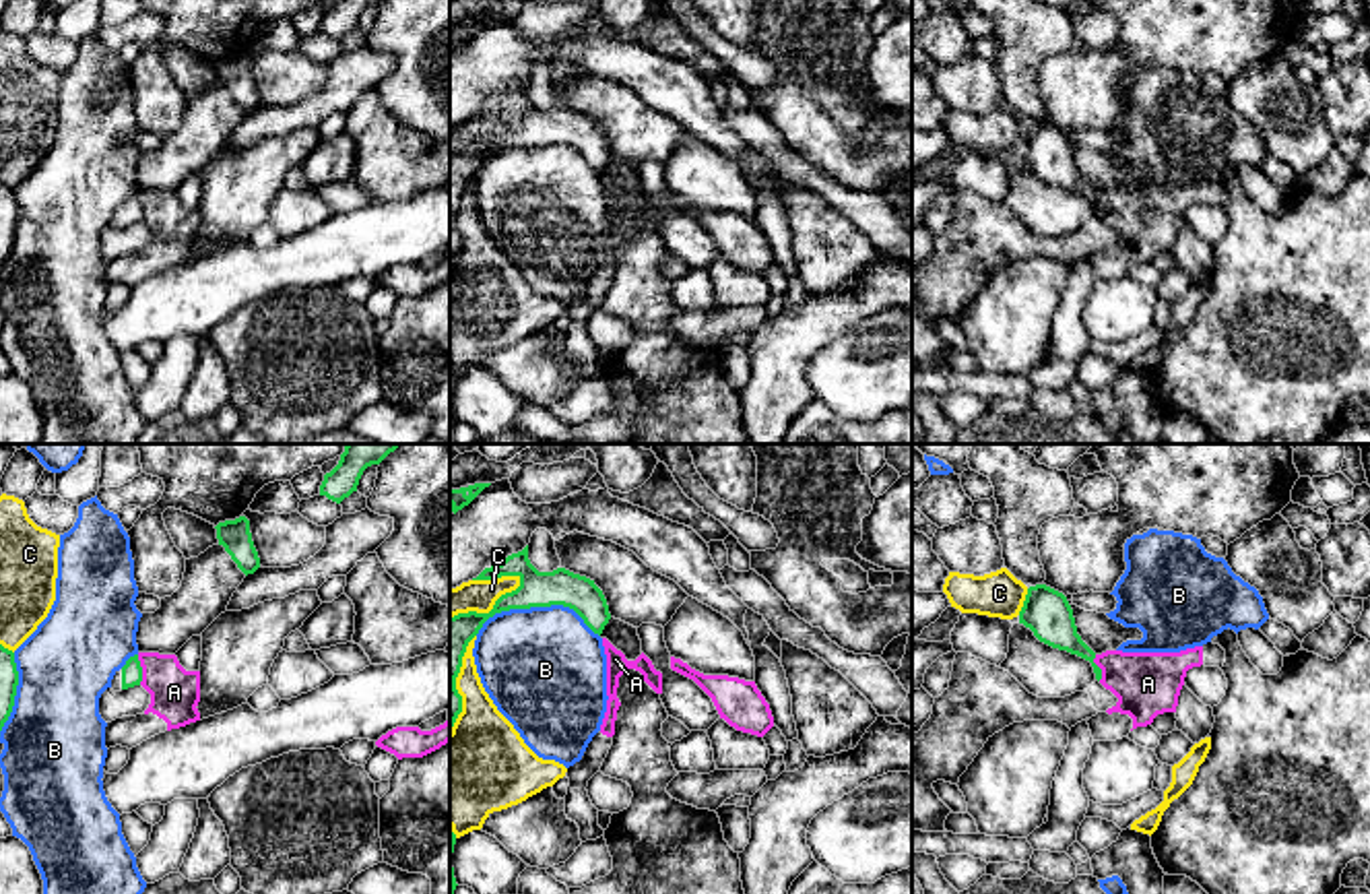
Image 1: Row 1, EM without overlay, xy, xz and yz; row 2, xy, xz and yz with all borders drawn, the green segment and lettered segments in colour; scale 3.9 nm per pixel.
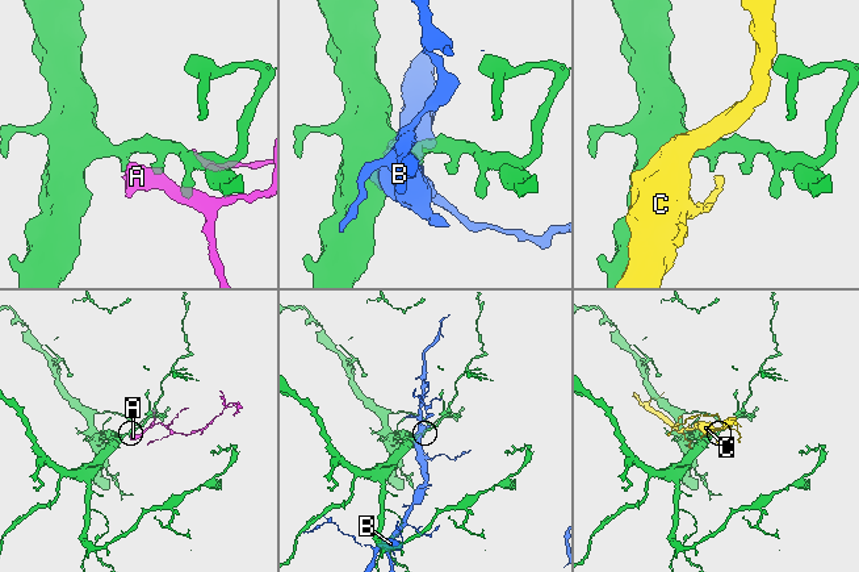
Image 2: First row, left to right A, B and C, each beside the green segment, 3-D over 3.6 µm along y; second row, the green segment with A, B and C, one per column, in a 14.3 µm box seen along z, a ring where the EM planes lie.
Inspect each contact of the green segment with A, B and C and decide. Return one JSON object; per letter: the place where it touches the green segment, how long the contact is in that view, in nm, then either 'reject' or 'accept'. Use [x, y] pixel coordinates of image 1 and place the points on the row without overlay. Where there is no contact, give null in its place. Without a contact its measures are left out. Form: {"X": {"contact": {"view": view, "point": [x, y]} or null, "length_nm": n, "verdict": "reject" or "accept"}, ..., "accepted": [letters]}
{"A": {"contact": {"view": "xy", "point": [141, 207]}, "length_nm": 120, "verdict": "reject"}, "B": {"contact": {"view": "xz", "point": [537, 143]}, "length_nm": 480, "verdict": "reject"}, "C": {"contact": {"view": "xz", "point": [492, 147]}, "length_nm": 320, "verdict": "reject"}, "accepted": []}

